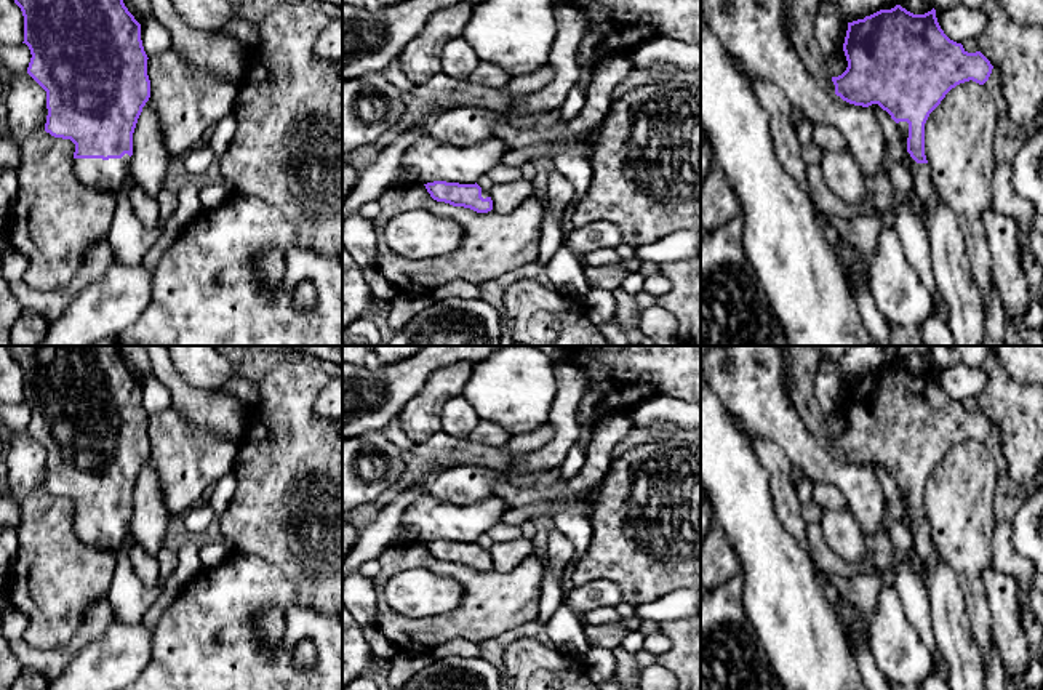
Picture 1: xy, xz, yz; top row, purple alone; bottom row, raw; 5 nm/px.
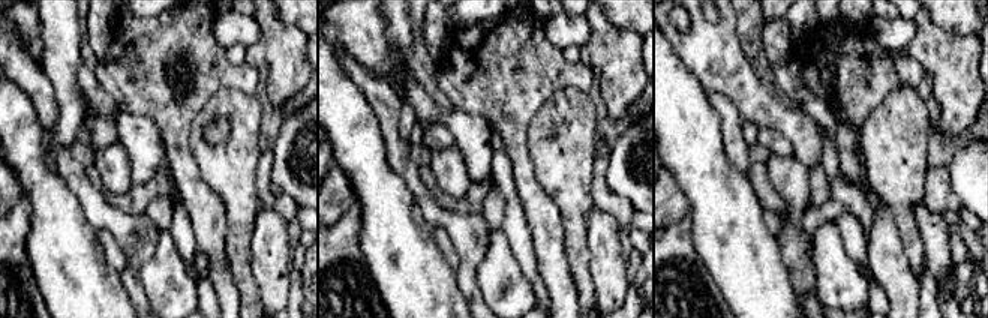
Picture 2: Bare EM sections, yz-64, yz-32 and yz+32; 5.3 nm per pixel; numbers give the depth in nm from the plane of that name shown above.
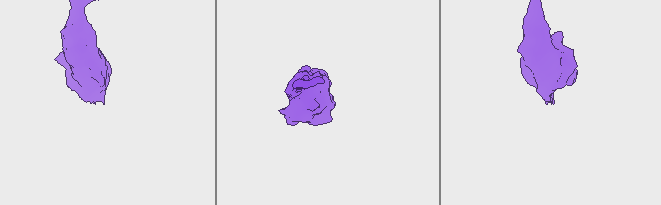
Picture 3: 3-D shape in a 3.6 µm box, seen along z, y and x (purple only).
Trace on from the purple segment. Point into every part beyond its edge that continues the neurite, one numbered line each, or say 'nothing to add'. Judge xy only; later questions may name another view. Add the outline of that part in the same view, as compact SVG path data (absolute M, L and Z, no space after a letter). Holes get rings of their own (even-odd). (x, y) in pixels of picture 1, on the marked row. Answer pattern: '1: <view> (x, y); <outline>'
1: xy (111, 175); M131 157L122 158L74 158L74 173L82 186L94 191L107 191L114 197L126 186L131 173Z

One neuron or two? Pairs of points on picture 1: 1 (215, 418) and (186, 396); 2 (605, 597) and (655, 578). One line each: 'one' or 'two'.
1: one
2: two

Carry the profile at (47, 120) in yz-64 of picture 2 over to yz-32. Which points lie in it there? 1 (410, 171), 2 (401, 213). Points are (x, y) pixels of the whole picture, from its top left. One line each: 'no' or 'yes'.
1: yes
2: no

